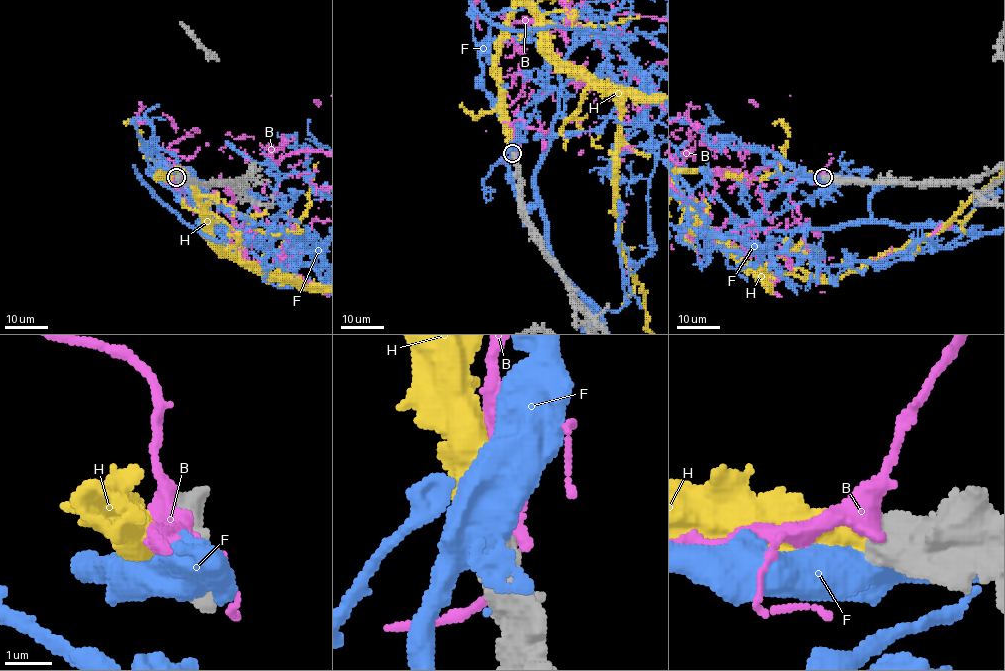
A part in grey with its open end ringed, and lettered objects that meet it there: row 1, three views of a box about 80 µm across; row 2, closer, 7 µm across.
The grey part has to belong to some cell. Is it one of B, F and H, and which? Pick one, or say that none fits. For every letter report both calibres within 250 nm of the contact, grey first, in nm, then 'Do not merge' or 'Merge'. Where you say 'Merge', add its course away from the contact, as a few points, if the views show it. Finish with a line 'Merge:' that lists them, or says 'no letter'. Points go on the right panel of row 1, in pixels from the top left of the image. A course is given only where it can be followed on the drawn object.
B: Thickness 800 nm (grey) against 440 nm. Do not merge
F: Thickness 850 nm (grey) against 550 nm. Do not merge
H: Thickness 750 nm (grey) against 600 nm. Merge
Merge: H

